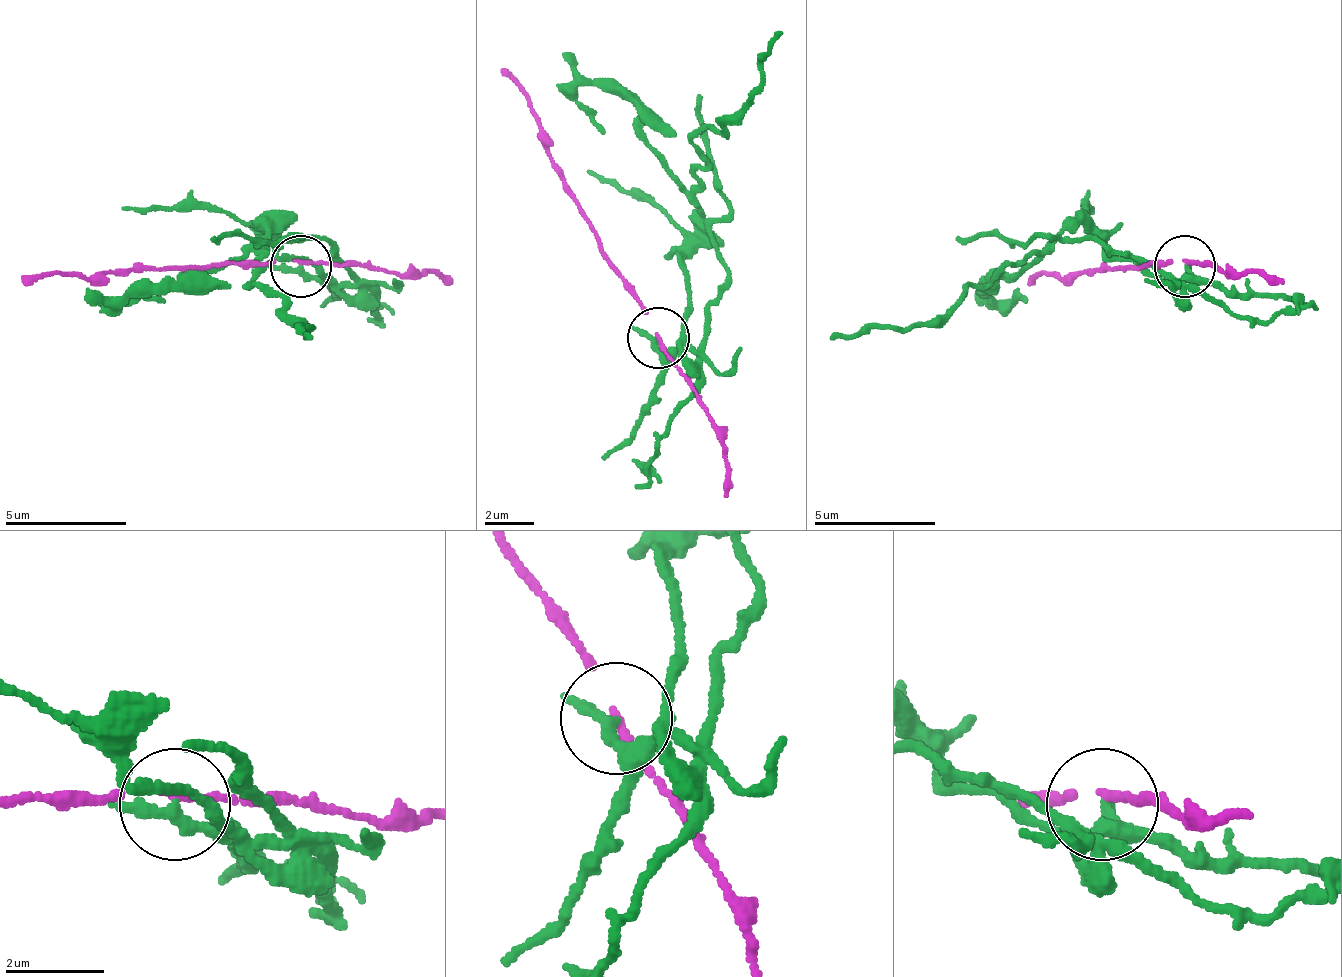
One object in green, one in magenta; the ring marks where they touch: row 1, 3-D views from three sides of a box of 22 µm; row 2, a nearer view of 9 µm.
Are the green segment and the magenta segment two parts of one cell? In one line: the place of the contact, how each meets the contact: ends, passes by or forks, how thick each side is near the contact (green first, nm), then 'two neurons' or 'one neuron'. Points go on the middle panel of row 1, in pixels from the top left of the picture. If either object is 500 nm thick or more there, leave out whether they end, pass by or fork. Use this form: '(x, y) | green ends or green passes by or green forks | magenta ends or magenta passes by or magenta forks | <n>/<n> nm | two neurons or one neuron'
(658, 338) | green ends | magenta passes by | 280/120 nm | two neurons

